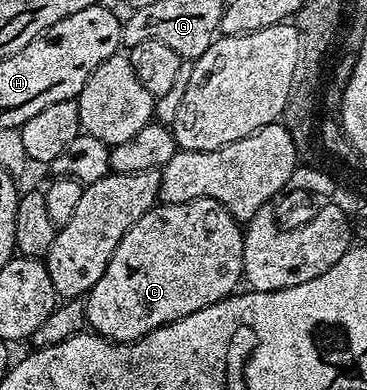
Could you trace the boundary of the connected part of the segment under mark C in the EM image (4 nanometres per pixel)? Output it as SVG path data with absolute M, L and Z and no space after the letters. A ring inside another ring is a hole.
M196 199L186 203L167 203L154 206L153 210L148 211L143 217L139 217L139 221L135 221L135 225L131 225L131 229L127 229L127 233L119 241L115 251L111 253L111 259L107 261L105 272L99 277L99 281L95 281L95 285L89 290L88 295L84 296L86 324L103 339L115 343L131 343L134 339L142 339L148 331L166 327L167 324L179 321L199 309L207 309L211 305L215 305L220 299L229 298L238 290L237 282L239 284L242 282L245 269L243 265L244 248L245 236L242 224L234 219L232 213L219 201Z

